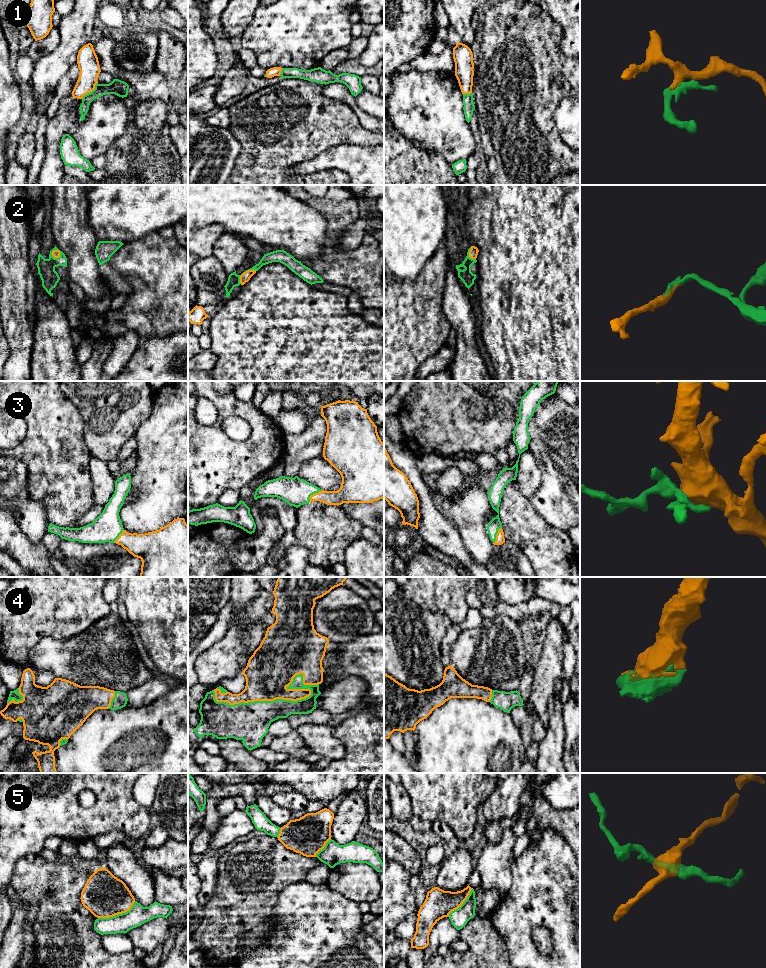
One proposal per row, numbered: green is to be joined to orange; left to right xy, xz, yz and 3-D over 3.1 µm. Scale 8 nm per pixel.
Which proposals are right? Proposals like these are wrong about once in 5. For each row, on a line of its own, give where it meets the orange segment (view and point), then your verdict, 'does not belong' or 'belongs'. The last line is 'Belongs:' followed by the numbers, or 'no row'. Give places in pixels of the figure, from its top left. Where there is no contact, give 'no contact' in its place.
1: contact xy (90, 91); belongs
2: contact xz (246, 271); belongs
3: contact xz (313, 494); belongs
4: contact xz (292, 700); belongs
5: contact xy (117, 914); does not belong
Belongs: 1, 2, 3, 4

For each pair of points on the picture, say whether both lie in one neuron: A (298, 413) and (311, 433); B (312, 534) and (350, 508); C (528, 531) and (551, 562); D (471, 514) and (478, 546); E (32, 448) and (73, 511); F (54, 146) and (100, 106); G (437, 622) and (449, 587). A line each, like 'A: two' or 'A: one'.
A: two
B: two
C: one
D: one
E: one
F: one
G: two

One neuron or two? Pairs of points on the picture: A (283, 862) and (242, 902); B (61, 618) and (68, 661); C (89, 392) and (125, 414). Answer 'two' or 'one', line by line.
A: one
B: two
C: one

